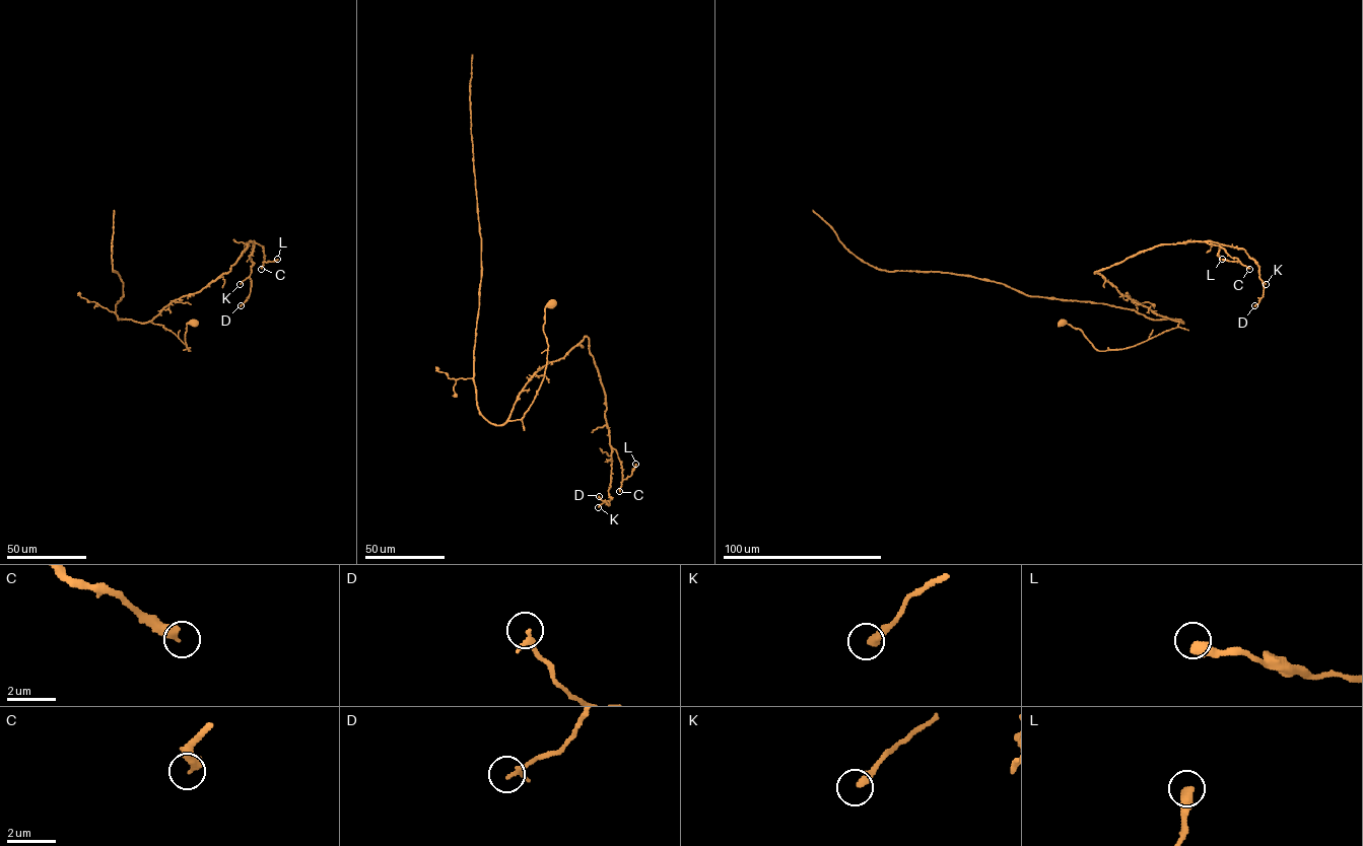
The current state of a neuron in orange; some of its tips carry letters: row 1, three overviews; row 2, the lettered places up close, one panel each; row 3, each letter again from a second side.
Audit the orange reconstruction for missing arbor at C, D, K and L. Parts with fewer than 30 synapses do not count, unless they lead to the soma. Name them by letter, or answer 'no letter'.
no letter

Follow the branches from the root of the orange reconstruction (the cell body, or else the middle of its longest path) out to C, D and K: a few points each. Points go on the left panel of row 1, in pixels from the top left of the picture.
C: (193, 321), (185, 334), (189, 351), (149, 322), (228, 273), (250, 241), (263, 250), (261, 269)
D: (193, 321), (185, 334), (189, 351), (149, 322), (228, 273), (253, 241), (251, 291), (241, 305)
K: (193, 321), (185, 334), (189, 351), (149, 322), (228, 273), (253, 241), (251, 273), (240, 284)

